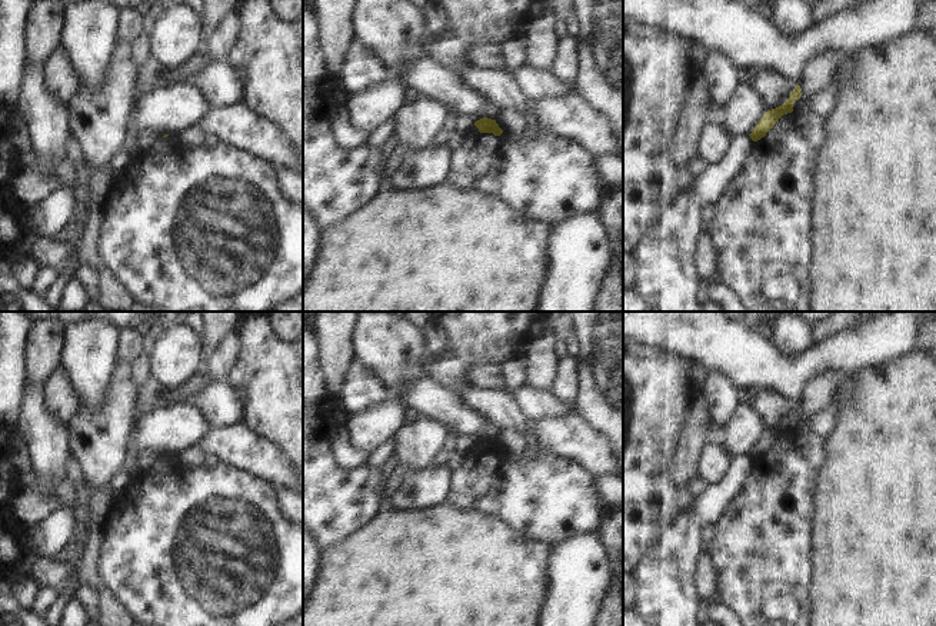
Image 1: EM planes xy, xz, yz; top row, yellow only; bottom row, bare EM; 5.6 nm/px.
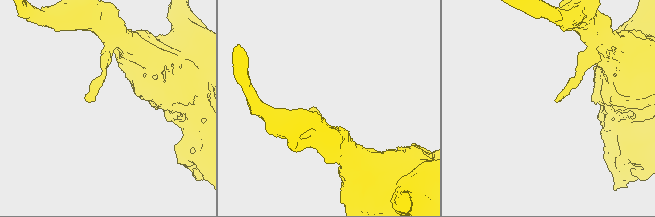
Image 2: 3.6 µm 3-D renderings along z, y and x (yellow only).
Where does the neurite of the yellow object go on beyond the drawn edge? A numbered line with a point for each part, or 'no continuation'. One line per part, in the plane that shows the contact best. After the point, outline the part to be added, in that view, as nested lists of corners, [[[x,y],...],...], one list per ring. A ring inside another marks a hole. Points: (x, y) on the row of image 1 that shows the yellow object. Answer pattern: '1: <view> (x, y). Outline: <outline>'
no continuation

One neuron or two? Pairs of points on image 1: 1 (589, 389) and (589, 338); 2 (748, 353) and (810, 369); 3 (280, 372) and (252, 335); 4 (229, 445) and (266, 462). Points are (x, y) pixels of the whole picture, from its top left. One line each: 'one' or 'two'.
1: one
2: one
3: one
4: one

